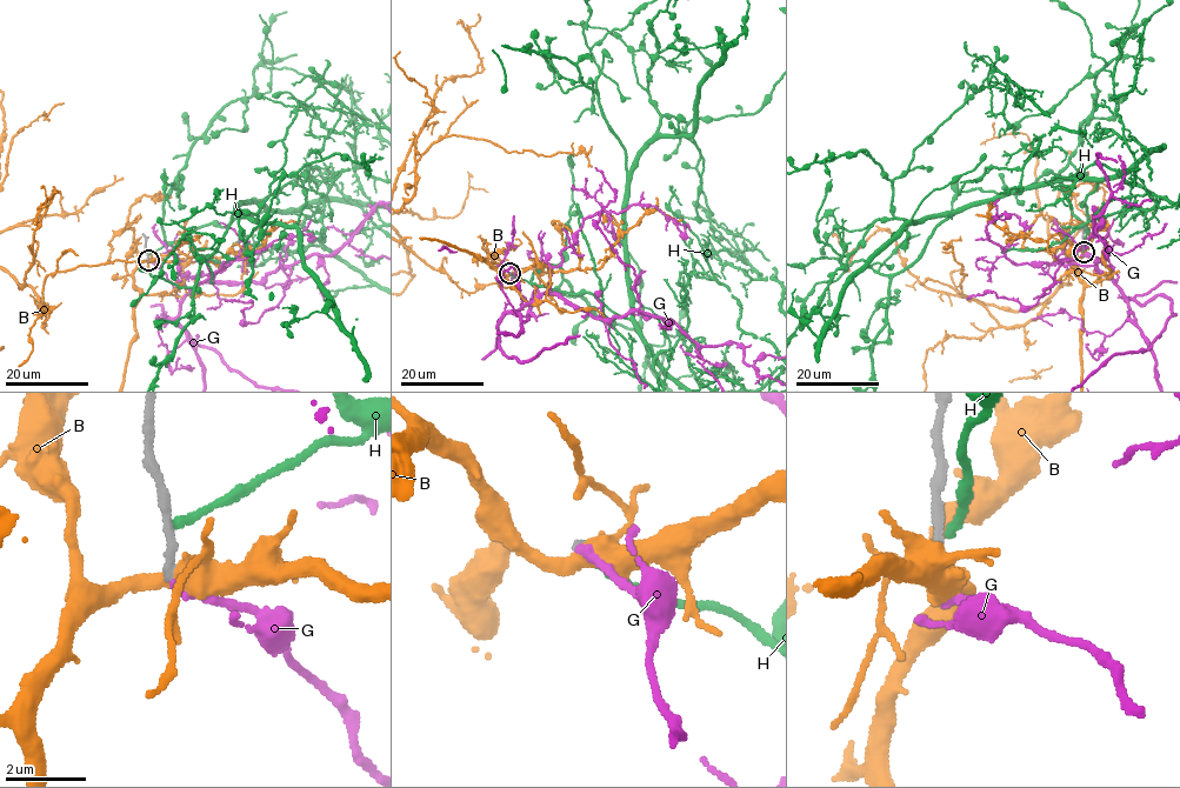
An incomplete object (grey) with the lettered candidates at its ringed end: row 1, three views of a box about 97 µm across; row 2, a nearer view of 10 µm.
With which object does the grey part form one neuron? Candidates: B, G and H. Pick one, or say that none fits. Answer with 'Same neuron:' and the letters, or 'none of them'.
Same neuron: G

